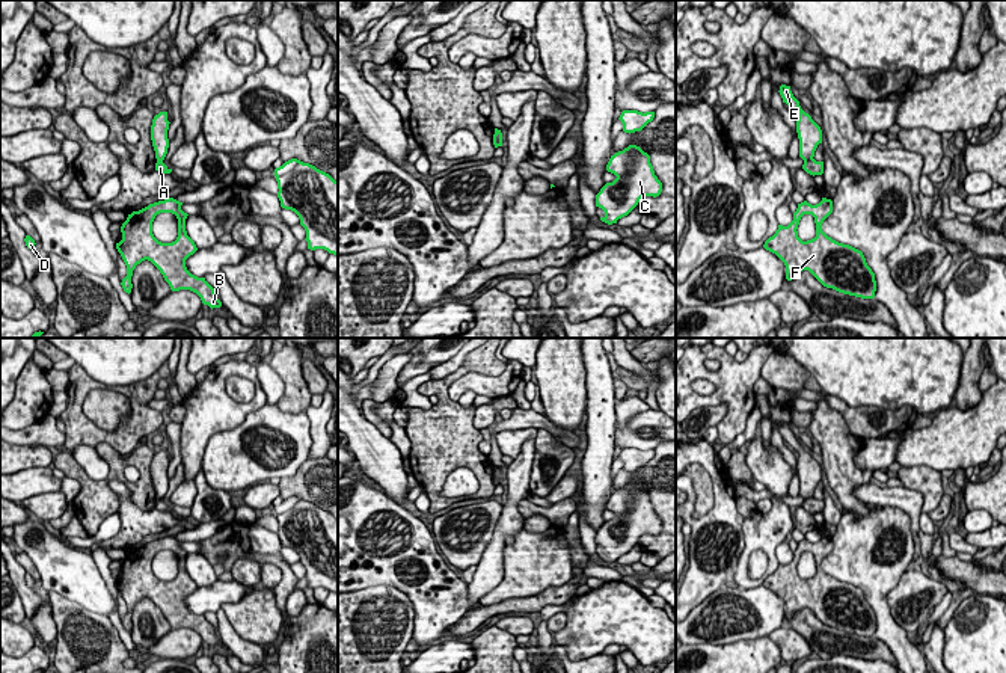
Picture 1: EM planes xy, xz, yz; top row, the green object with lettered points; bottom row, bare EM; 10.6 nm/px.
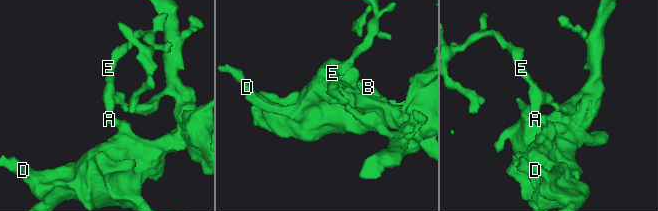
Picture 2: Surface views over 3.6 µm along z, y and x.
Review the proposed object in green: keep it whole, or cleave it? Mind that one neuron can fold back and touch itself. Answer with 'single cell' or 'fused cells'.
fused cells

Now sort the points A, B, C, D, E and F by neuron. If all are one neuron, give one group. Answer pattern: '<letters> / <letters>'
A B D F / C E

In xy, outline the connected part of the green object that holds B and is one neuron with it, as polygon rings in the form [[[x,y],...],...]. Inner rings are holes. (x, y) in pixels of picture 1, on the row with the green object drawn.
[[[169,198],[149,204],[148,207],[133,211],[121,226],[122,240],[116,243],[125,266],[127,276],[121,285],[125,293],[131,293],[131,276],[137,264],[148,260],[163,275],[172,291],[190,290],[196,293],[204,305],[220,308],[214,288],[205,281],[192,275],[186,267],[186,260],[193,255],[198,247],[187,235],[187,213],[181,210],[182,202]],[[160,213],[172,213],[178,219],[178,237],[172,243],[161,243],[152,234],[152,222]]]

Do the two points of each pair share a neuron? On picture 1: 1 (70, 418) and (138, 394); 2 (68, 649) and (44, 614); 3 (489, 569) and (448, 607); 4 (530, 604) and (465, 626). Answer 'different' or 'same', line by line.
1: same
2: different
3: different
4: same

